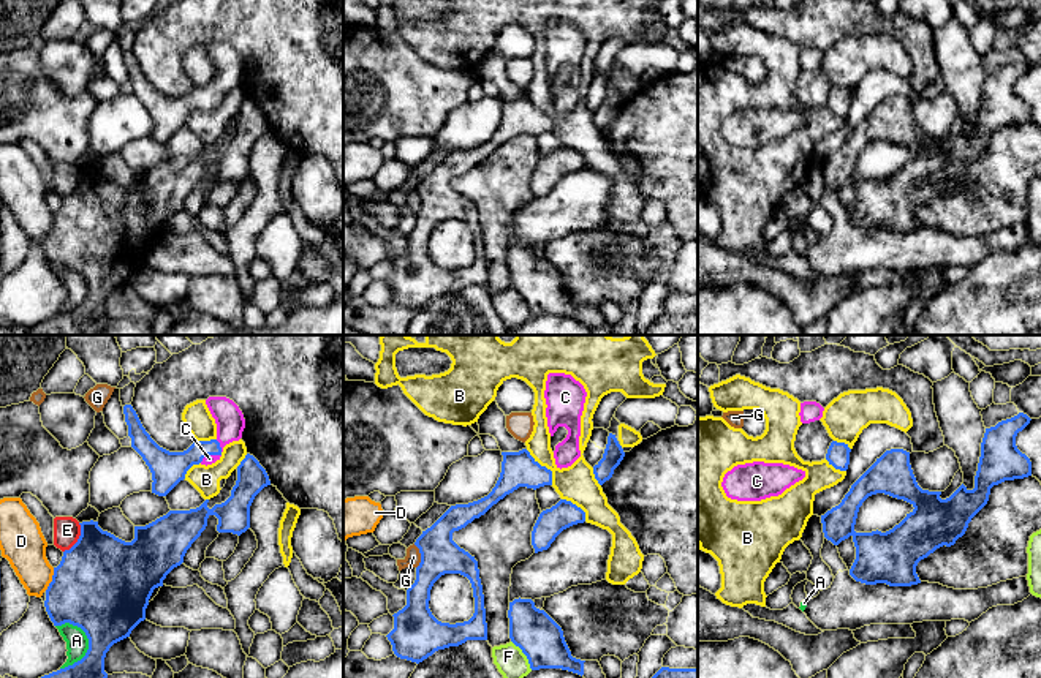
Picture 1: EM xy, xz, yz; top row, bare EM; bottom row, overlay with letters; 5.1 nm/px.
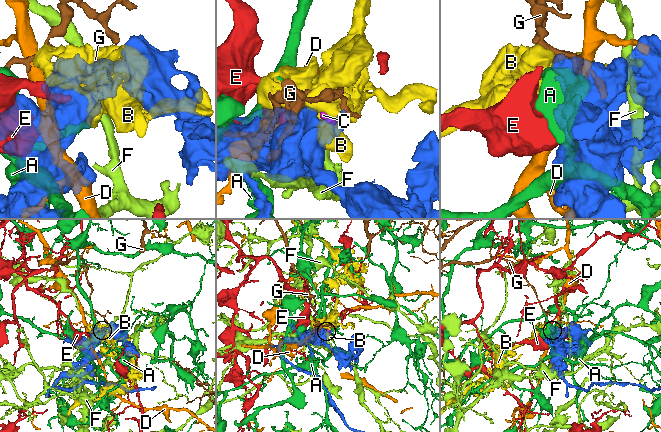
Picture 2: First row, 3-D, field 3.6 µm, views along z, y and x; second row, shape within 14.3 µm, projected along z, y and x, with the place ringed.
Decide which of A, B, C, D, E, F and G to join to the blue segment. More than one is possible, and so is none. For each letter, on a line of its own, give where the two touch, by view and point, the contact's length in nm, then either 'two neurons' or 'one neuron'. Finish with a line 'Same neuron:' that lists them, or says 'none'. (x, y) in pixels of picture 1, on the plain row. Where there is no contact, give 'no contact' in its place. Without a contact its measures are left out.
A: xy (89, 294) | 260 nm | two neurons
B: xz (545, 112) | 240 nm | two neurons
C: xy (219, 92) | 70 nm | one neuron
D: xy (52, 225) | 130 nm | two neurons
E: xy (78, 185) | 170 nm | two neurons
F: xz (524, 299) | 190 nm | two neurons
G: xz (421, 203) | 130 nm | two neurons
Same neuron: C

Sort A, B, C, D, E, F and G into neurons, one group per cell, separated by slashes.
A / B / C / D / E / F / G

